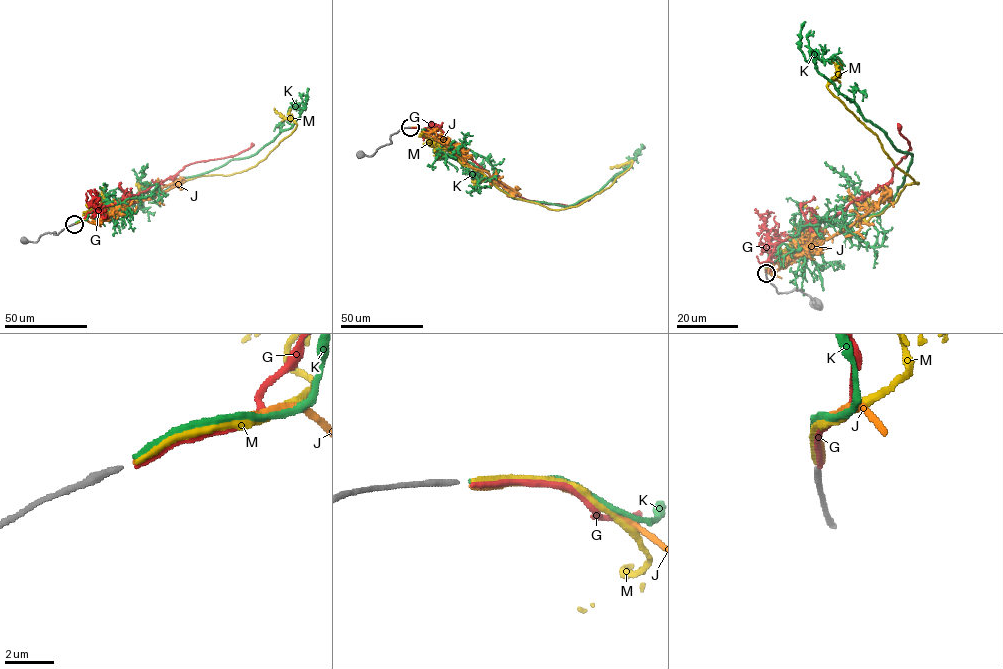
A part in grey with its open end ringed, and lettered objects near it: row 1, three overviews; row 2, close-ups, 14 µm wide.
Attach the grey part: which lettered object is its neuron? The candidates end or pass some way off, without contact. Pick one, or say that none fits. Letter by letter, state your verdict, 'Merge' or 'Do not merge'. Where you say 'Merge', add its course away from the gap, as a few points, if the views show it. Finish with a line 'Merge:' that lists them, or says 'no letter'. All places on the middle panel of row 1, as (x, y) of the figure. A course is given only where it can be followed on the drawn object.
G: Do not merge
J: Do not merge
K: Do not merge
M: Merge. Its course: (411, 127), (418, 127), (510, 196), (551, 209), (577, 206), (599, 193), (632, 161), (610, 166)
Merge: M

